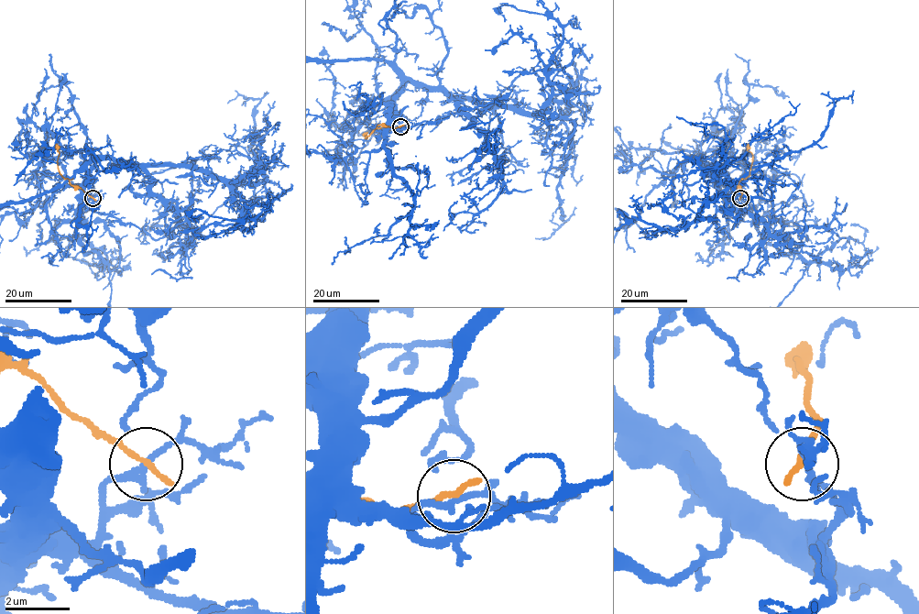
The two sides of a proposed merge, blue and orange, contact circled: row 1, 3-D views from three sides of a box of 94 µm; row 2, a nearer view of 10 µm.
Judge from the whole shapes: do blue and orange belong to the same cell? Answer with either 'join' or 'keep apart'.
keep apart

